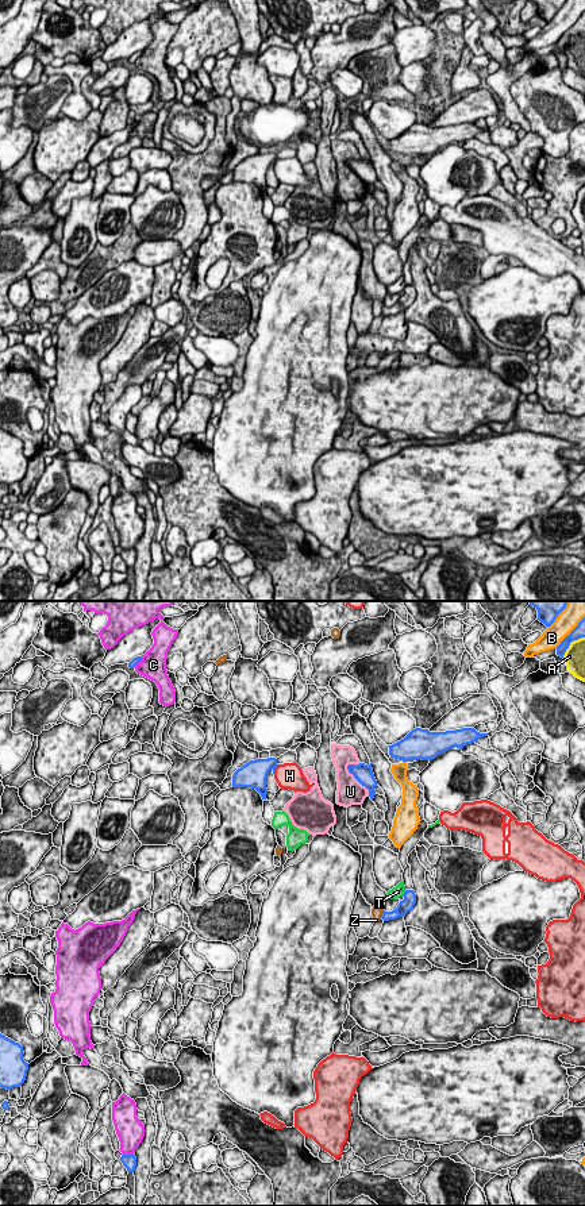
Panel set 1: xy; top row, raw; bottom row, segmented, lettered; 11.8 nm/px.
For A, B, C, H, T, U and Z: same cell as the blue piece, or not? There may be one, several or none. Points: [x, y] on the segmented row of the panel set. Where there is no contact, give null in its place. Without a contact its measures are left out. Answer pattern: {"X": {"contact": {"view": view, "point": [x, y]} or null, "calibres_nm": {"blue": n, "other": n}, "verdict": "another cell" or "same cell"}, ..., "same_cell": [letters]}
{"A": {"contact": {"view": "xy", "point": [570, 642]}, "calibres_nm": {"blue": 140, "other": 240}, "verdict": "another cell"}, "B": {"contact": {"view": "xy", "point": [570, 632]}, "calibres_nm": {"blue": 140, "other": 240}, "verdict": "another cell"}, "C": {"contact": {"view": "xy", "point": [129, 1155]}, "calibres_nm": {"blue": 160, "other": 300}, "verdict": "another cell"}, "H": {"contact": {"view": "xy", "point": [274, 767]}, "calibres_nm": {"blue": 320, "other": 320}, "verdict": "another cell"}, "T": {"contact": {"view": "xy", "point": [404, 893]}, "calibres_nm": {"blue": 160, "other": 140}, "verdict": "another cell"}, "U": {"contact": {"view": "xy", "point": [354, 777]}, "calibres_nm": {"blue": 220, "other": 320}, "verdict": "another cell"}, "Z": {"contact": {"view": "xy", "point": [383, 914]}, "calibres_nm": {"blue": 140, "other": 130}, "verdict": "another cell"}, "same_cell": []}

